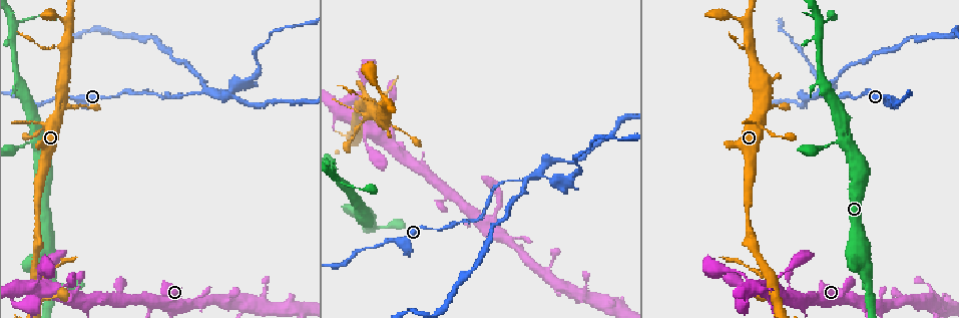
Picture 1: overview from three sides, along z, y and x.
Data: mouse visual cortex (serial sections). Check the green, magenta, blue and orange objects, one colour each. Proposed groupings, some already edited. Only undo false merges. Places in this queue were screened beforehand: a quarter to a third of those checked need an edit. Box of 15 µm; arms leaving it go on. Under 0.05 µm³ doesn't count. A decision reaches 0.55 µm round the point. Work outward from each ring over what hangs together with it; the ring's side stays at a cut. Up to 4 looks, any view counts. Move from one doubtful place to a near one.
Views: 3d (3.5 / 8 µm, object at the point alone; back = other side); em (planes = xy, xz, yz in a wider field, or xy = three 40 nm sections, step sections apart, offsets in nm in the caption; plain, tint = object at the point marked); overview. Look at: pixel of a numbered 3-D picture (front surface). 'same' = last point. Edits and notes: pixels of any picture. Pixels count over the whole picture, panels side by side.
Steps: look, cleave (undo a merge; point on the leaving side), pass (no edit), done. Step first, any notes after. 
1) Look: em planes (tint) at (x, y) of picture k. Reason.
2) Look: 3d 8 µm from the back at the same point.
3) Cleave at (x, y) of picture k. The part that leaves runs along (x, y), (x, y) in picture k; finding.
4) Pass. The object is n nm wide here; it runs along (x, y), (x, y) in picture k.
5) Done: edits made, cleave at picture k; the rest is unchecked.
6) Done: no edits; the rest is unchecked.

Look: 3d 3.5 µm at (357, 121) of picture 1. Three-way junction.

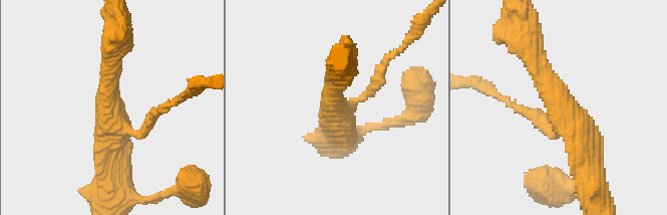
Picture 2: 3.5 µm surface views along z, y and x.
Cleave at (378, 77) of picture 2. The part that leaves runs along (361, 98), (413, 34) in picture 2; two cells meet here.

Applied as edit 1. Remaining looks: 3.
Look: overview. Redraw.

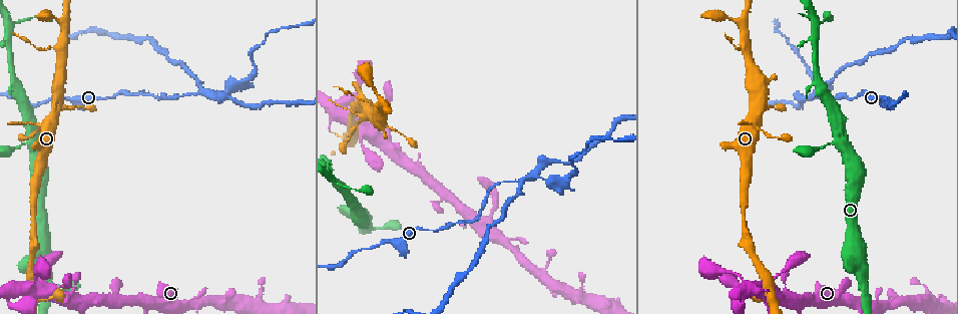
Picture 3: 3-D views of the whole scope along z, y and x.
Look: em xy step 5 (tint) at (523, 179) of picture 3. Two arms in line, one across.

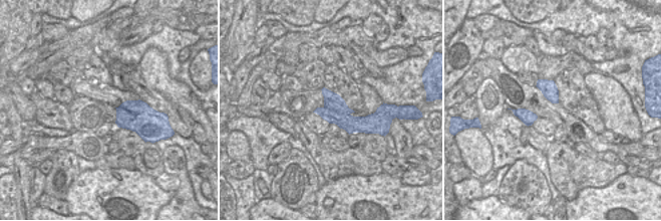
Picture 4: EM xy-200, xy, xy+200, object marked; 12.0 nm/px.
Look: 3d 3.5 µm at the same point. See where the arms go.

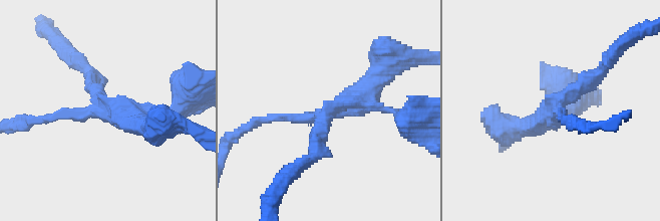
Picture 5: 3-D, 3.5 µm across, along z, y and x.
Cleave at (91, 73) of picture 5. A second cell is stuck on.

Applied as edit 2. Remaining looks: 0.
Done: edits made, cleave at picture 2, cleave at picture 5; the rest is unchecked.

